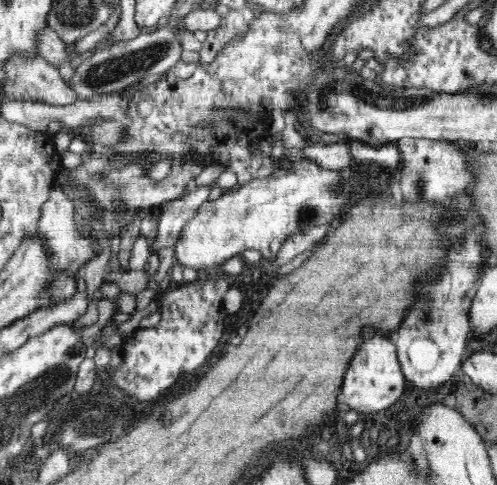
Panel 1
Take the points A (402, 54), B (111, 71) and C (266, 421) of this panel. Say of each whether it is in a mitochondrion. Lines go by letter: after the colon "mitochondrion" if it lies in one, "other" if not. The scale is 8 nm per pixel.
A: mitochondrion
B: mitochondrion
C: other

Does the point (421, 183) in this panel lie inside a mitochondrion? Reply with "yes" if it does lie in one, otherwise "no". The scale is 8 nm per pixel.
yes

